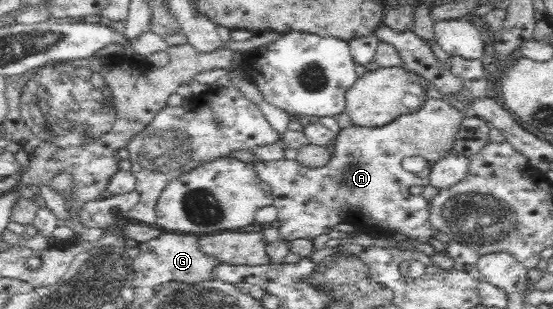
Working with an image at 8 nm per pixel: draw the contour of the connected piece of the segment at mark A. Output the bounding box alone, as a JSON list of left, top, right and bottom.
[255,99,466,241]

